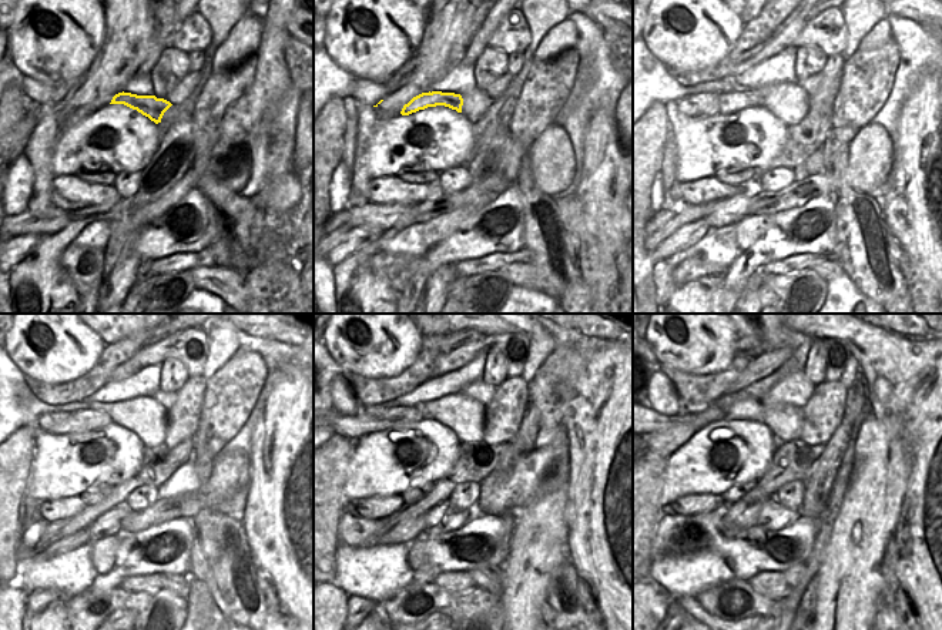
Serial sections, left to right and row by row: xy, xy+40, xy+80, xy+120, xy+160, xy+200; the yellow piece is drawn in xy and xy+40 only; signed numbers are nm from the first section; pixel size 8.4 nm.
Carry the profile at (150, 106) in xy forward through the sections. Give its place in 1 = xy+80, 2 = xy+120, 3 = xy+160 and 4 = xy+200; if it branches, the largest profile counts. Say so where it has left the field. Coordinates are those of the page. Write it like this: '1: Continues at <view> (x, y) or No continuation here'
1: Continues at xy+80 (704, 104)
2: Continues at xy+120 (86, 419)
3: Continues at xy+160 (349, 426)
4: Continues at xy+200 (661, 421).

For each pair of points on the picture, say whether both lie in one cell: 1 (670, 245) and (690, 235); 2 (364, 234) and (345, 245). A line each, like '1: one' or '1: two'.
1: one
2: one

